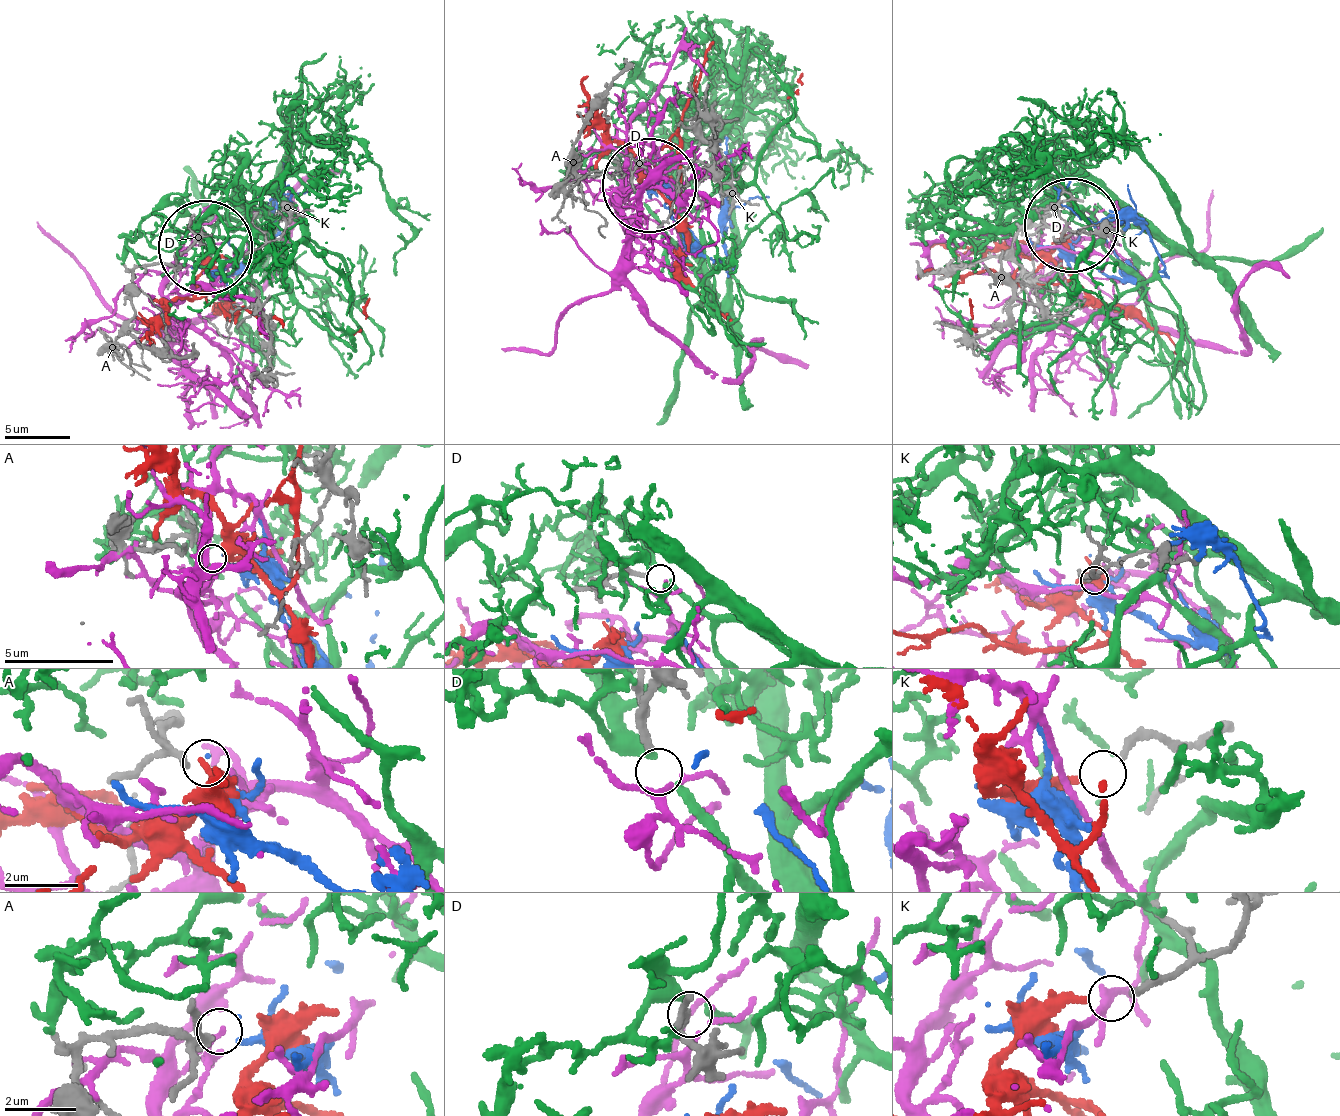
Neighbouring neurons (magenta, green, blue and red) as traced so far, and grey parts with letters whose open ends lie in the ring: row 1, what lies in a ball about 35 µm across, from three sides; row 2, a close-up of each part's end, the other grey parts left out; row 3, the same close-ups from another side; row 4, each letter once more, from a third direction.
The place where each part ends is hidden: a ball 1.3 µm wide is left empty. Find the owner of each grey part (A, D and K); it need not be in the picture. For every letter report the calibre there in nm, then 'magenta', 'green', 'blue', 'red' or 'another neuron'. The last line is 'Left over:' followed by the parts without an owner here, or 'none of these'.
A: 130 nm | blue
D: 150 nm | green
K: 190 nm | red
Left over: none of these

